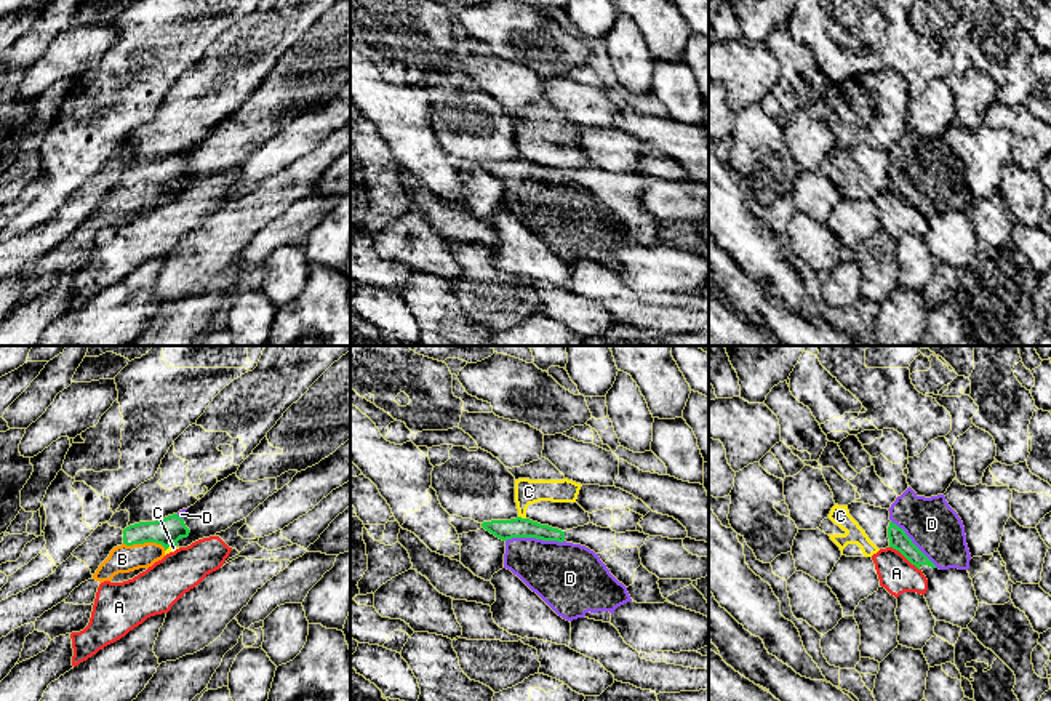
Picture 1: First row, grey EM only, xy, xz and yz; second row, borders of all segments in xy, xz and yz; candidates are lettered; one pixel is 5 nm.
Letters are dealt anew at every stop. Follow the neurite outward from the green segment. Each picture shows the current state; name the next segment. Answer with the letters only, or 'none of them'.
B, D

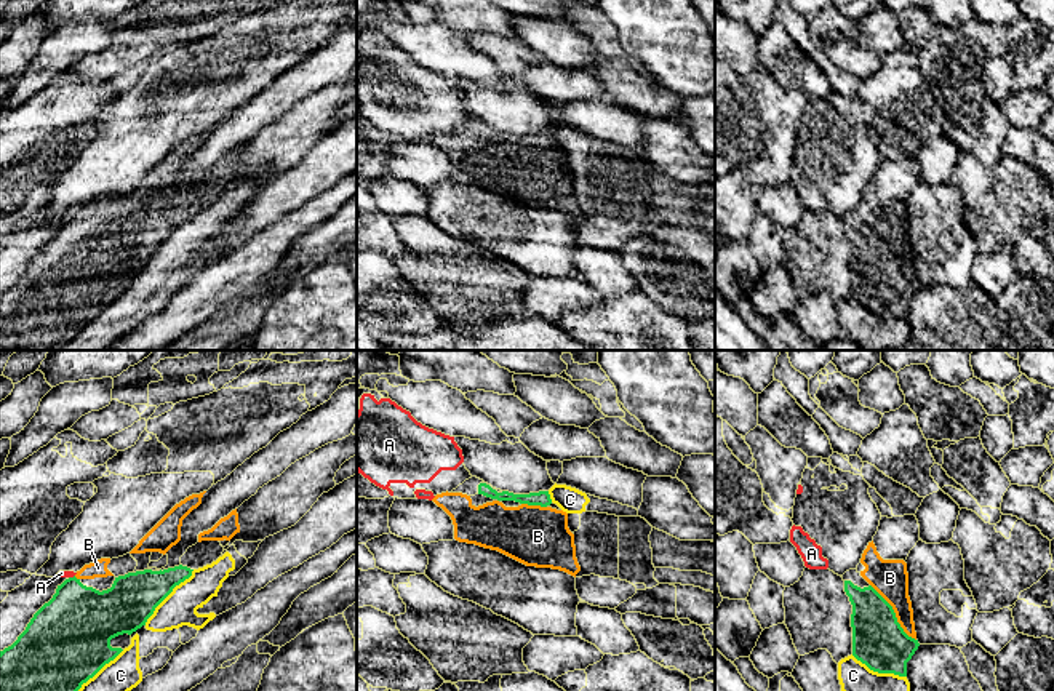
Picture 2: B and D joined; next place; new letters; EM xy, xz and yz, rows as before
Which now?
B

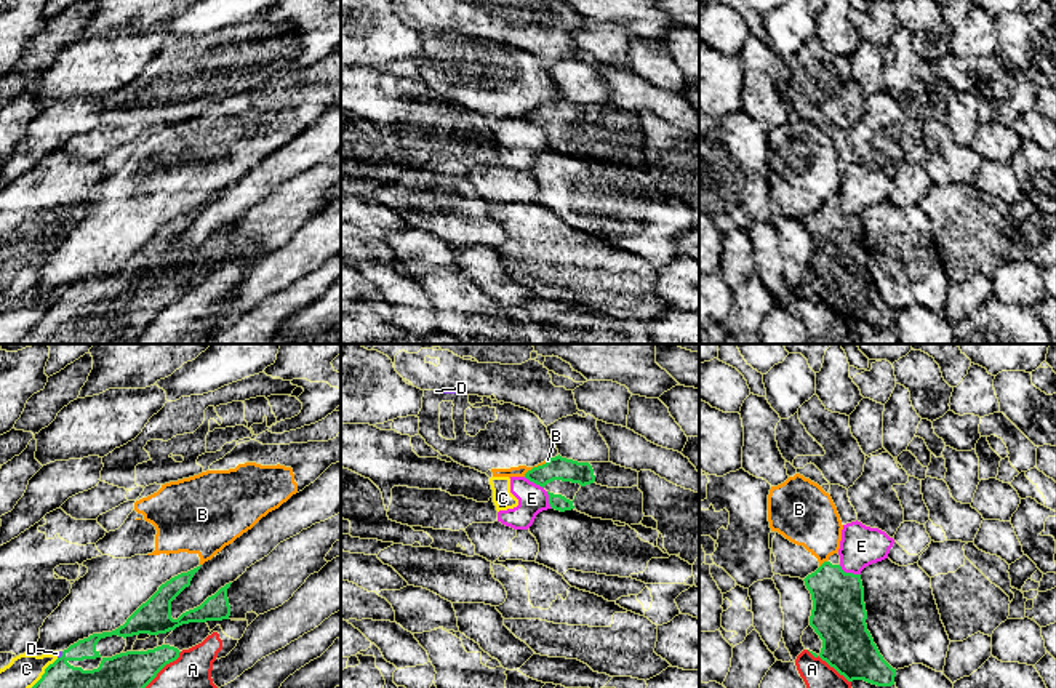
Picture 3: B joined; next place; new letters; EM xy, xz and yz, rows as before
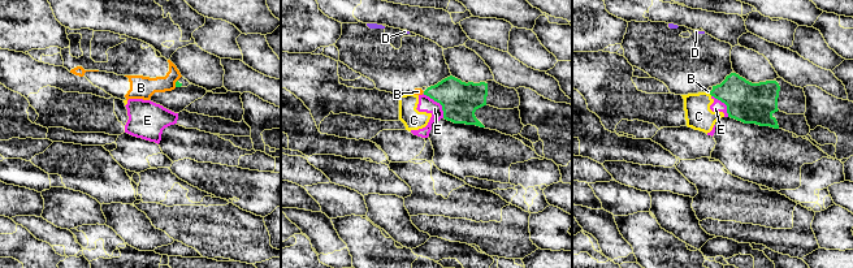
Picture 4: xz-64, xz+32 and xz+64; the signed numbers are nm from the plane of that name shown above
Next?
none of them

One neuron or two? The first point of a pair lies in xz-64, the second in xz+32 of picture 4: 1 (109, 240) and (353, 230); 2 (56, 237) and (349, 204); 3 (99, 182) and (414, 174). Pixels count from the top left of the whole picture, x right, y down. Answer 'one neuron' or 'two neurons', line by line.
1: one neuron
2: two neurons
3: two neurons

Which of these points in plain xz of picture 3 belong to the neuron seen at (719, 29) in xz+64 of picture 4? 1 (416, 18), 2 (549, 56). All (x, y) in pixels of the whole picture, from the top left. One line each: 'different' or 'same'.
1: same
2: same

